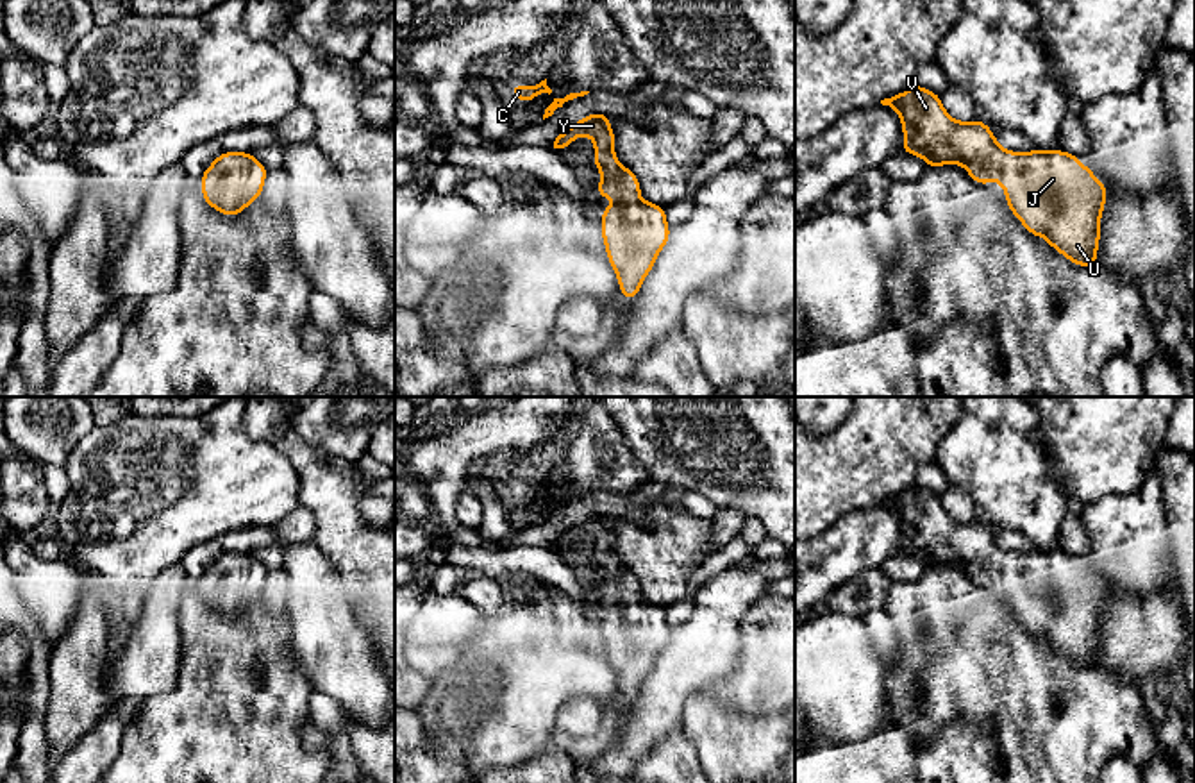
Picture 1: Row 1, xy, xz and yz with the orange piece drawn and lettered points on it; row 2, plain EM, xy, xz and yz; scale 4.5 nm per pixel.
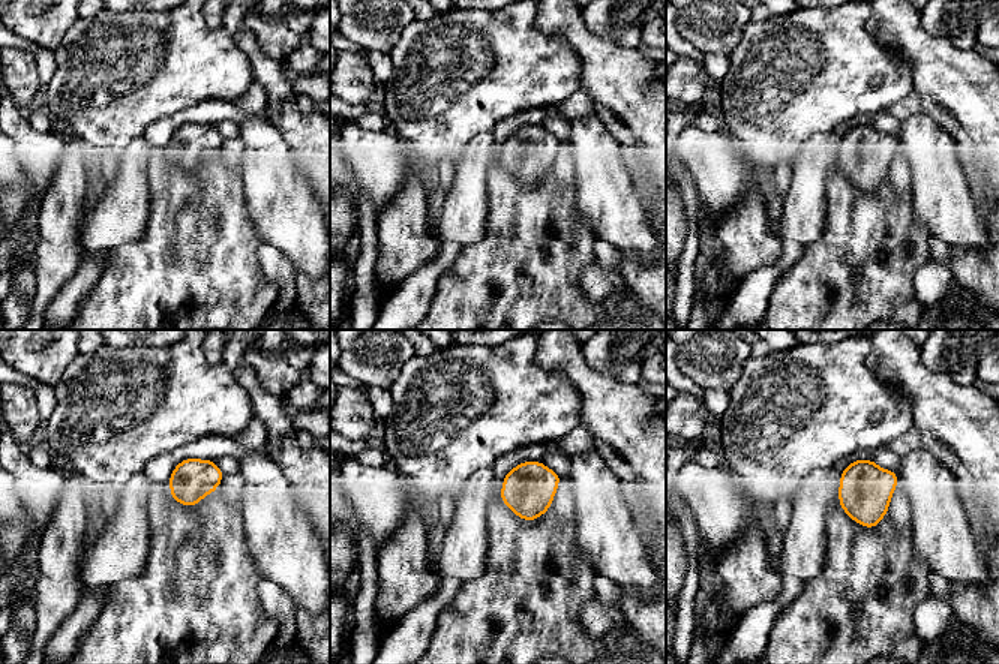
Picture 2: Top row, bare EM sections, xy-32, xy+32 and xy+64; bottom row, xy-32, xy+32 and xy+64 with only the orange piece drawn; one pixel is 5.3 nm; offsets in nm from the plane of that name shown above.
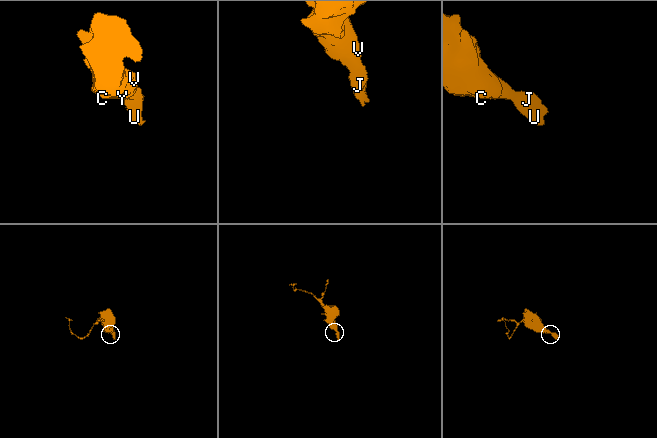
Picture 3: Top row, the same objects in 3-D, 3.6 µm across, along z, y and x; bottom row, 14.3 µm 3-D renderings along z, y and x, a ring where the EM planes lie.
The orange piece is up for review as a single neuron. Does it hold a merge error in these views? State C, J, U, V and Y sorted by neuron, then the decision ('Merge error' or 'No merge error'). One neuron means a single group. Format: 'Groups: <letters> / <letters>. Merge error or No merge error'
Groups: C J U V Y. No merge error

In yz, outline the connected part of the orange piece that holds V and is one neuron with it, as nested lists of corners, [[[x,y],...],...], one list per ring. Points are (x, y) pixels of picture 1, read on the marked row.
[[[918,84],[897,97],[881,100],[881,104],[893,107],[902,120],[902,152],[925,159],[927,168],[963,164],[972,181],[979,184],[990,184],[997,179],[1006,189],[1009,209],[1031,234],[1045,238],[1052,248],[1061,252],[1074,265],[1097,265],[1106,186],[1077,159],[1077,156],[1063,150],[1031,150],[1025,154],[1004,150],[986,123],[981,120],[952,120],[943,109],[940,95]]]

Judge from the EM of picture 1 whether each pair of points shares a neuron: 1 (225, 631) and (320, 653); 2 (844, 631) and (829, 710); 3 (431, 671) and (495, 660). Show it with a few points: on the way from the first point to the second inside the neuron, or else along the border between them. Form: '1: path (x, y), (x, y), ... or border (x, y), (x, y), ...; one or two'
1: border (286, 617), (293, 658), (309, 683); two
2: path (835, 651), (835, 690); one
3: border (486, 639), (465, 656), (429, 699); two

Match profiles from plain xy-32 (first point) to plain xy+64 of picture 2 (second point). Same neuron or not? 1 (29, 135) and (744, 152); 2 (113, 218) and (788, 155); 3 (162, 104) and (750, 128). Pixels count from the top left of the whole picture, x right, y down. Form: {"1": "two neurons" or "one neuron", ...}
{"1": "two neurons", "2": "two neurons", "3": "one neuron"}

